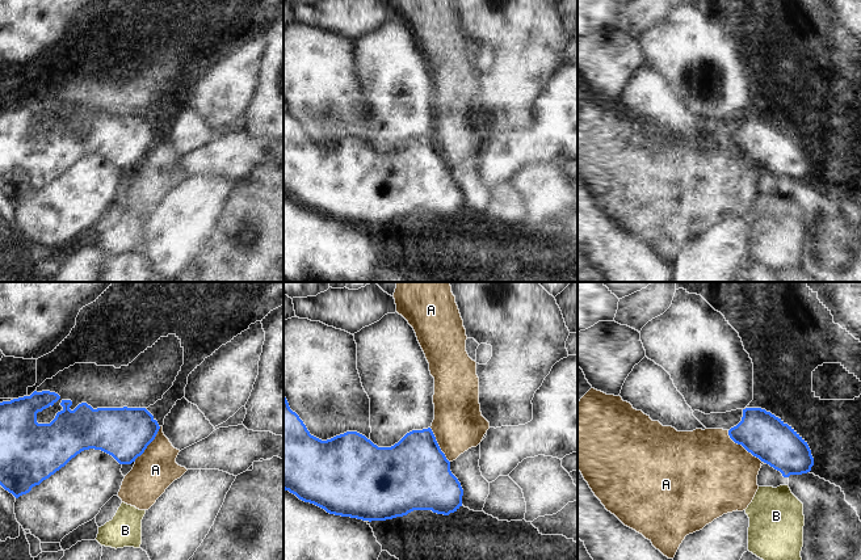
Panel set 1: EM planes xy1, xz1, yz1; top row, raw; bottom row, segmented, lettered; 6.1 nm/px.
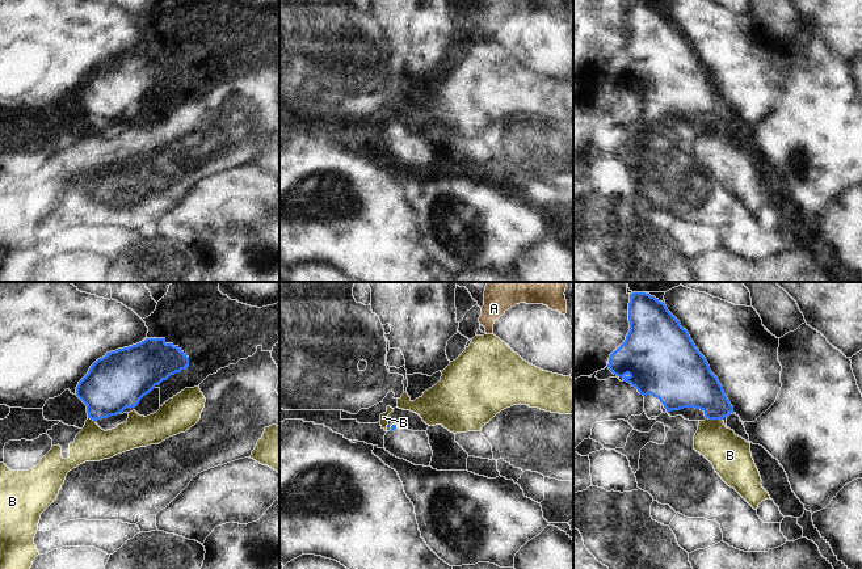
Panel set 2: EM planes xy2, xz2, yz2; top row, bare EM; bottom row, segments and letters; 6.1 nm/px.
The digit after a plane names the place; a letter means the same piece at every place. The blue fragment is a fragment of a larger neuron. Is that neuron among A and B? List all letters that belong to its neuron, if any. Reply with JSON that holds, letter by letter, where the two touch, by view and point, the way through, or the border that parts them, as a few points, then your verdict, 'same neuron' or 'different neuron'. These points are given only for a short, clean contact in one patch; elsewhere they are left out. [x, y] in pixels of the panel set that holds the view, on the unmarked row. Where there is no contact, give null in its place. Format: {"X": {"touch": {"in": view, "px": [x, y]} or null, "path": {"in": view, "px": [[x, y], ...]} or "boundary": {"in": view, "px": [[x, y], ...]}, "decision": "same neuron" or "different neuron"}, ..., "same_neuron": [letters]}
{"A": {"touch": {"in": "yz1", "px": [743, 152]}, "boundary": {"in": "yz1", "px": [[727, 137], [727, 140], [735, 148], [740, 150], [761, 168]]}, "decision": "different neuron"}, "B": {"touch": {"in": "yz2", "px": [714, 125]}, "boundary": {"in": "yz2", "px": [[706, 123], [722, 126]]}, "decision": "different neuron"}, "same_neuron": []}

